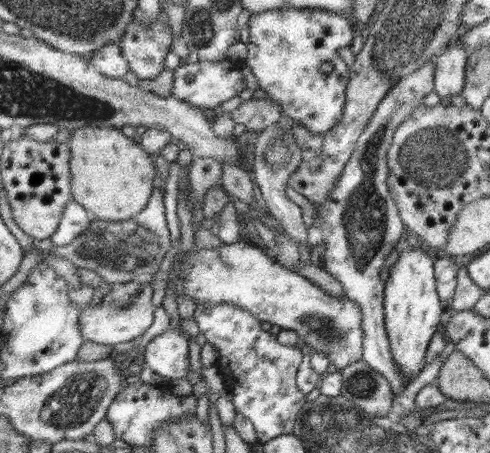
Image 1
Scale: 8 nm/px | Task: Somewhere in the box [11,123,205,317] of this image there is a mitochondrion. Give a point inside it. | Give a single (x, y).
(130, 250)

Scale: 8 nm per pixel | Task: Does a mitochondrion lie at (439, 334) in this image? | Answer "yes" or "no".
no

